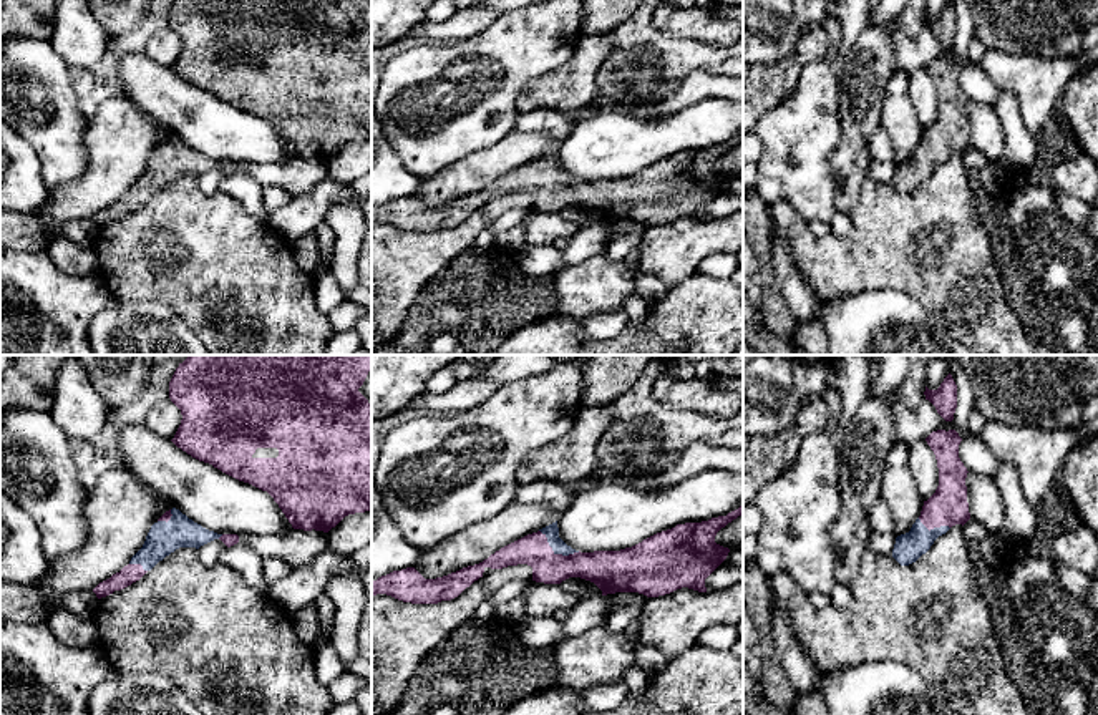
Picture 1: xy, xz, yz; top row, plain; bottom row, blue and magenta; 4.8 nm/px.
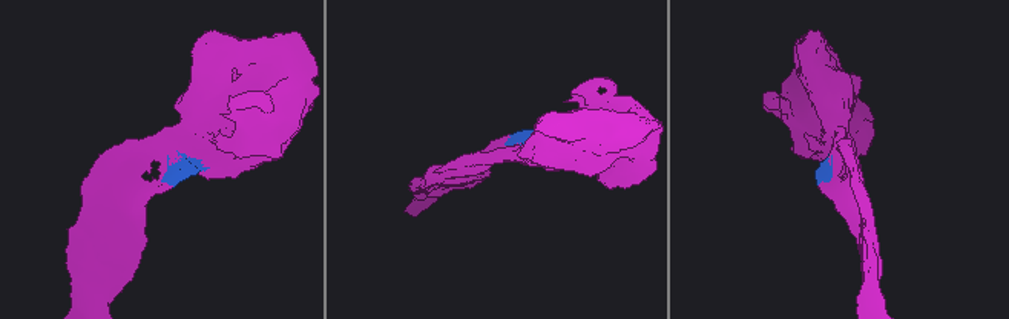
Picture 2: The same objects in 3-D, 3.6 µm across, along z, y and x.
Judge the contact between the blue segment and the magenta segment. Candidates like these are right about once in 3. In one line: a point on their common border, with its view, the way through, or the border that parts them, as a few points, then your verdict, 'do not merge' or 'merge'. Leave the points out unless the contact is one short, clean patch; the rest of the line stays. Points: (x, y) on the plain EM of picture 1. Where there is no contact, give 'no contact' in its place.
meets blue in xz at (556, 181); merge

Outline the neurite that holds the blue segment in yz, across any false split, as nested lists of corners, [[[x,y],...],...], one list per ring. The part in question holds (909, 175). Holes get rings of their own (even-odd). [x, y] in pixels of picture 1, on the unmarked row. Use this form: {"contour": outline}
{"contour": [[[937,58],[926,70],[937,88],[939,114],[924,129],[921,144],[911,159],[896,166],[892,186],[901,194],[916,191],[930,178],[939,164],[945,163],[955,153],[964,154],[970,148],[965,114],[969,100],[959,86],[962,66],[955,58]]]}

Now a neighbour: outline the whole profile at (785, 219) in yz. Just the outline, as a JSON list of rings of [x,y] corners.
[[[955,153],[909,194],[867,178],[849,212],[853,231],[848,237],[814,236],[786,201],[768,207],[768,214],[821,302],[876,289],[902,290],[926,309],[935,325],[977,355],[1037,355],[1033,337],[1008,305],[994,244],[969,187],[970,174],[962,153]]]

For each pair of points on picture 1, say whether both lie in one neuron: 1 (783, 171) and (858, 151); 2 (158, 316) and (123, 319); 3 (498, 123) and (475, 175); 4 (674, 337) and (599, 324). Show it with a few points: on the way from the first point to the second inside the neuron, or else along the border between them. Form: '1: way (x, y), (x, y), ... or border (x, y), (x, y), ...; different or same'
1: border (840, 121), (840, 143), (831, 158), (836, 198); different
2: way (150, 319), (131, 319); same
3: border (514, 130), (453, 163); different
4: border (629, 324), (614, 337); different

